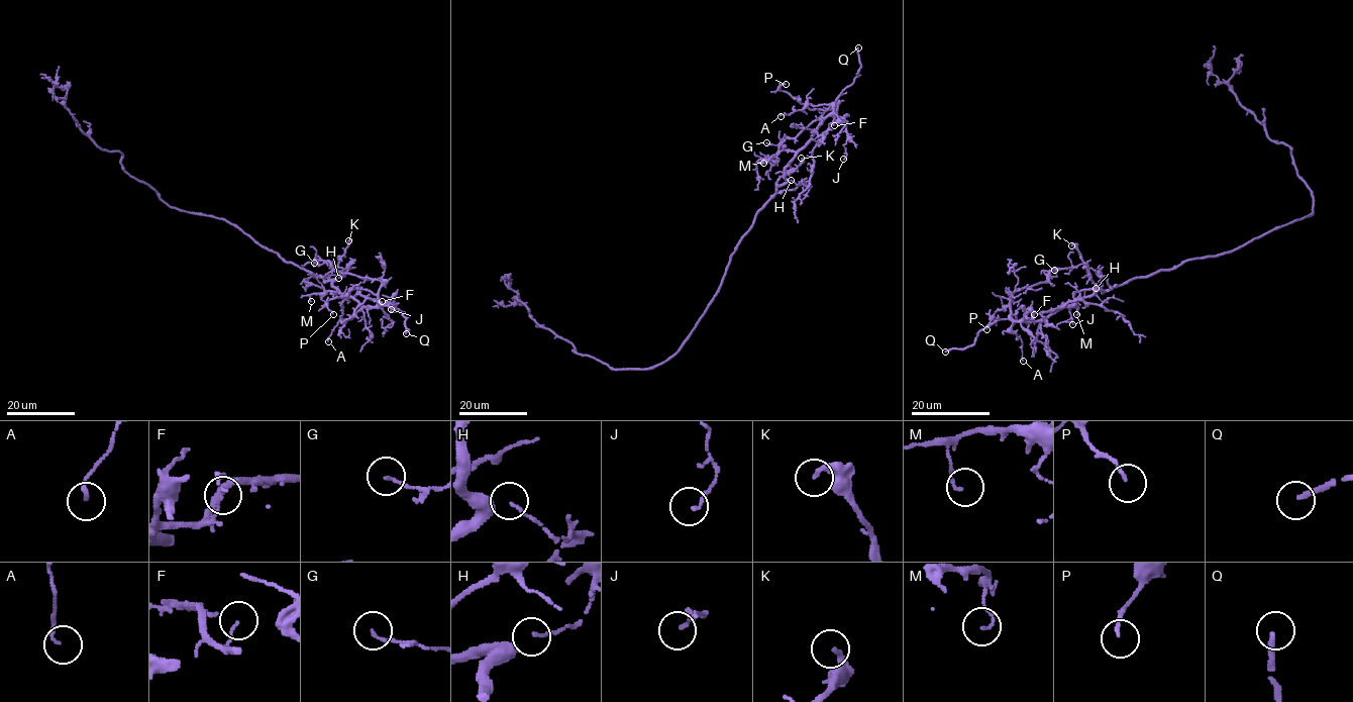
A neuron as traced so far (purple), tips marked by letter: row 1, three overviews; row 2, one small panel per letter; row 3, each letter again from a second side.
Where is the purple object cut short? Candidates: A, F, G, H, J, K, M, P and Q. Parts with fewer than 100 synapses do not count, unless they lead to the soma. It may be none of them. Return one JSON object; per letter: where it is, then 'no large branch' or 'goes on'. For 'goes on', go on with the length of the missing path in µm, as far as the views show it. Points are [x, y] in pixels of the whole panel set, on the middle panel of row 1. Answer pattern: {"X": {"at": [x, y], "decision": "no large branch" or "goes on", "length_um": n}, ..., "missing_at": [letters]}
{"A": {"at": [781, 116], "decision": "no large branch"}, "F": {"at": [834, 125], "decision": "no large branch"}, "G": {"at": [766, 142], "decision": "no large branch"}, "H": {"at": [791, 180], "decision": "no large branch"}, "J": {"at": [843, 159], "decision": "no large branch"}, "K": {"at": [801, 158], "decision": "no large branch"}, "M": {"at": [763, 163], "decision": "no large branch"}, "P": {"at": [786, 84], "decision": "no large branch"}, "Q": {"at": [858, 47], "decision": "goes on", "length_um": 35}, "missing_at": ["Q"]}

